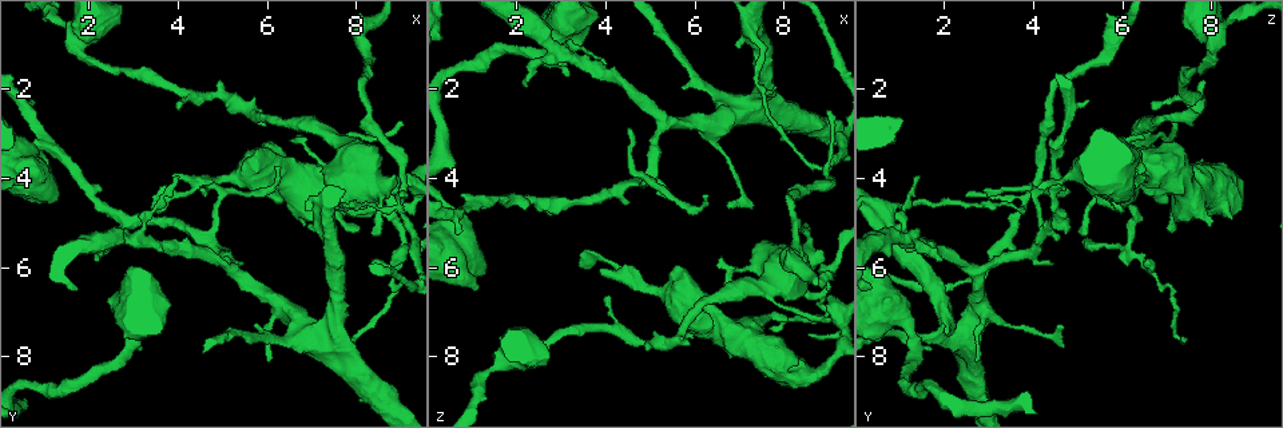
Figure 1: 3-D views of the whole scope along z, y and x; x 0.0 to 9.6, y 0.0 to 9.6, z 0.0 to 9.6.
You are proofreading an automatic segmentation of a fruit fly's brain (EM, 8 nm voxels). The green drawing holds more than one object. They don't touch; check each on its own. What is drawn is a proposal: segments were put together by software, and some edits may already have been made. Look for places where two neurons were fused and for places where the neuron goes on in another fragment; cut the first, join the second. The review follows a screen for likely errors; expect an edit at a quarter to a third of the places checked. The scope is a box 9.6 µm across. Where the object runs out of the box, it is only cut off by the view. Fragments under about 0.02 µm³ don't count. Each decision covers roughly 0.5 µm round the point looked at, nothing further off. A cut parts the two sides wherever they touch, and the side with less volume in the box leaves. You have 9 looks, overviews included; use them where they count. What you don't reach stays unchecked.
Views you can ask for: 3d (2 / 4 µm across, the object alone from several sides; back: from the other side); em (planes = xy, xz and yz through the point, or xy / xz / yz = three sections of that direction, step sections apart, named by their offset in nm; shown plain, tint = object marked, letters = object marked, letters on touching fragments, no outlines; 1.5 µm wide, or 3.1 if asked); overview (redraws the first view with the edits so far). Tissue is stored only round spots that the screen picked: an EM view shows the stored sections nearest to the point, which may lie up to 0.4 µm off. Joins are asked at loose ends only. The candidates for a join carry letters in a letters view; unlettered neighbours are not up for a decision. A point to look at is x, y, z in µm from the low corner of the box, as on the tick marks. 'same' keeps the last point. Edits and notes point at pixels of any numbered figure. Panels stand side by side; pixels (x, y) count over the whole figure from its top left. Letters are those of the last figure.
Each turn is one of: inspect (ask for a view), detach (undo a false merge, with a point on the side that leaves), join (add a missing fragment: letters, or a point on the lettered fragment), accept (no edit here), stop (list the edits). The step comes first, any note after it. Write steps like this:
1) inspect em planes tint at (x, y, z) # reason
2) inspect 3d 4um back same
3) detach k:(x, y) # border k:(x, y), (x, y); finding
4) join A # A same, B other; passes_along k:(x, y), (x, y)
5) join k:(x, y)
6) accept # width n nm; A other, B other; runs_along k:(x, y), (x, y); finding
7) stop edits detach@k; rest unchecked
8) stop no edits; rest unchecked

inspect em planes plain at (9.00, 5.65, 6.00) # branch point

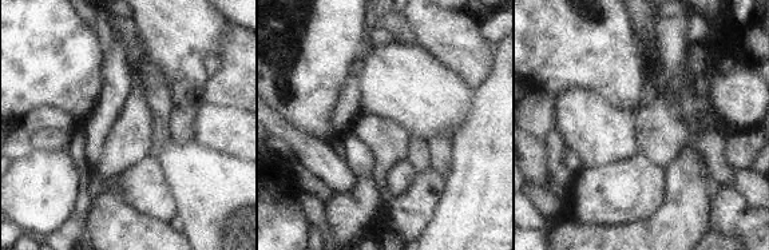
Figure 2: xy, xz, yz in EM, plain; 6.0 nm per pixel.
inspect em planes letters same

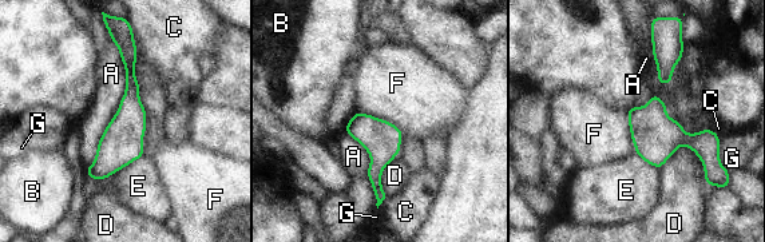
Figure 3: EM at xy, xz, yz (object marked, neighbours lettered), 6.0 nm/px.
accept # width 240 nm; A other, B other, C other, D other, E other, F other, G other; border 3:(357, 110), (389, 120), (403, 135); one neuron here

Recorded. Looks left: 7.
inspect em planes tint at (8.80, 4.65, 3.75) # branch point

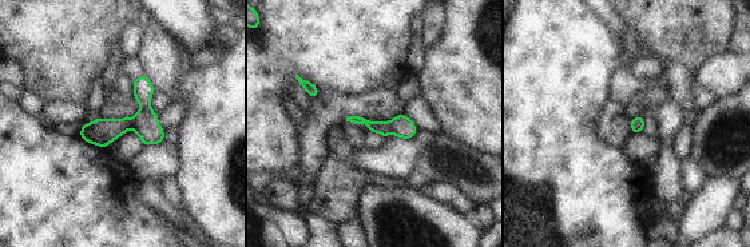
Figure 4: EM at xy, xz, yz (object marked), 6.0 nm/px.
inspect em planes letters same # what lies round it

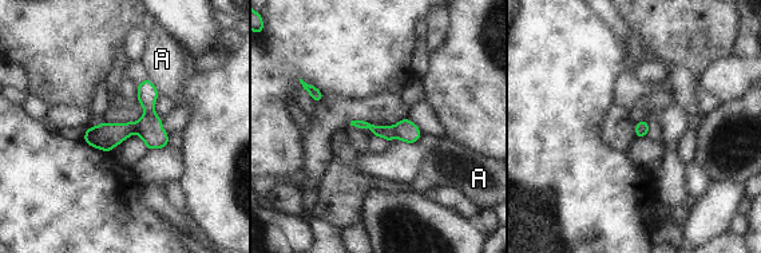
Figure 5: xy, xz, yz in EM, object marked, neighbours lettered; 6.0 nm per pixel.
detach 5:(405, 130) # A other; border 5:(393, 126), (396, 137); a second neuron is stuck on

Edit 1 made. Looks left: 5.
inspect em planes letters at (7.70, 7.60, 7.40) # branch stops here

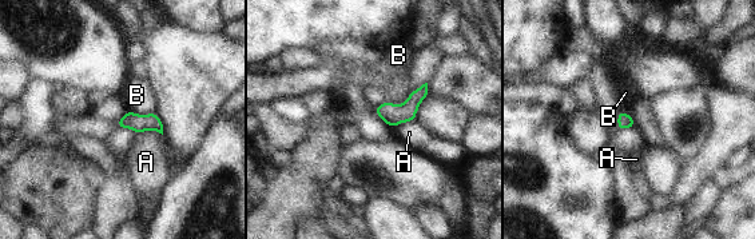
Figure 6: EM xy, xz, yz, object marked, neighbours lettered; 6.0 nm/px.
accept # A other, B other; none of them fits

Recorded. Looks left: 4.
inspect overview

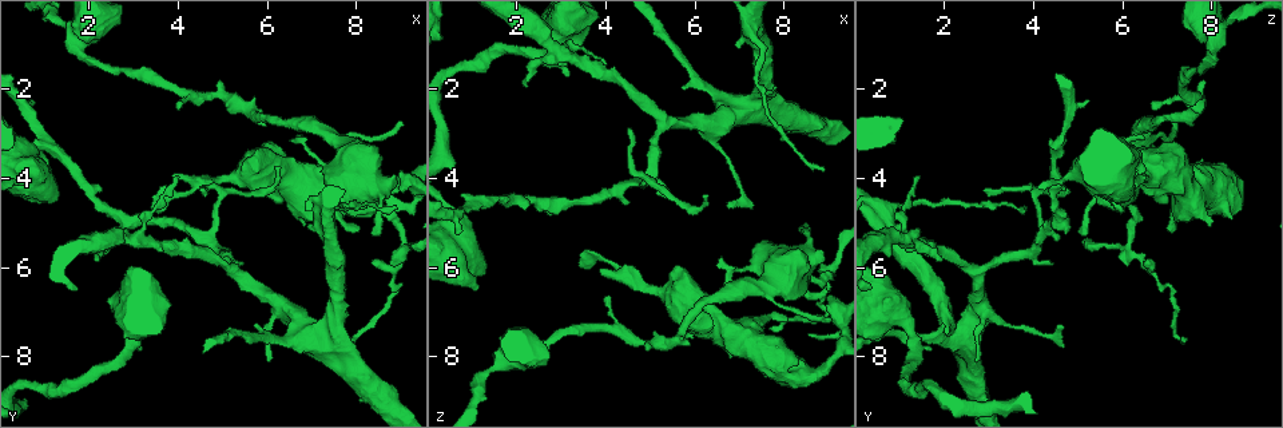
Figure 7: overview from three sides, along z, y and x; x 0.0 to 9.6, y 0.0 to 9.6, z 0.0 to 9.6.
inspect 3d 4um at (3.40, 4.70, 6.05) # tapers out

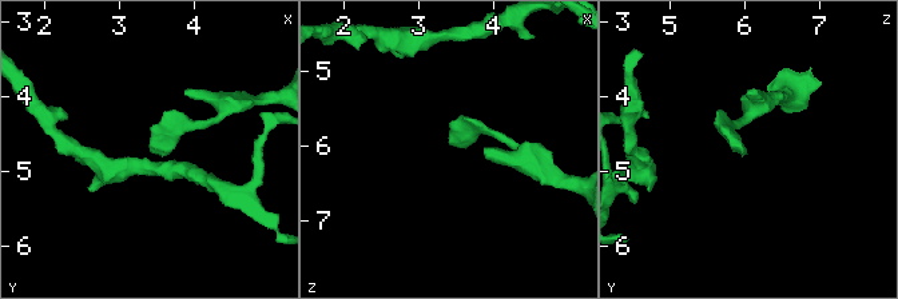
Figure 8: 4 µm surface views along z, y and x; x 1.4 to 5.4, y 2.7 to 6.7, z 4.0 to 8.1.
inspect em xy step 4 tint at (3.35, 4.70, 6.00) # need the tissue

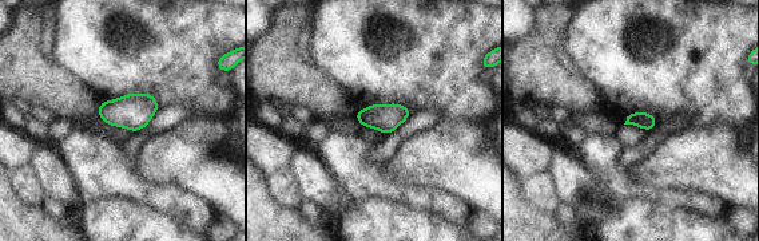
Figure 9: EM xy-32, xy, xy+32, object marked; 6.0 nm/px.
inspect em planes letters same # cut it another way

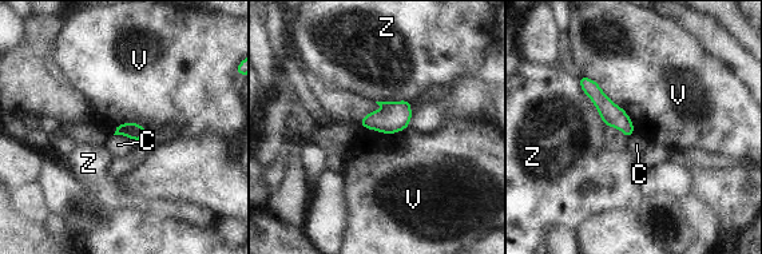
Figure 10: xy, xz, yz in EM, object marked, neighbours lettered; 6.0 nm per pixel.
accept # C other, V other, Z other; none of them fits

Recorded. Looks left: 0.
stop edits detach@5; rest unchecked

